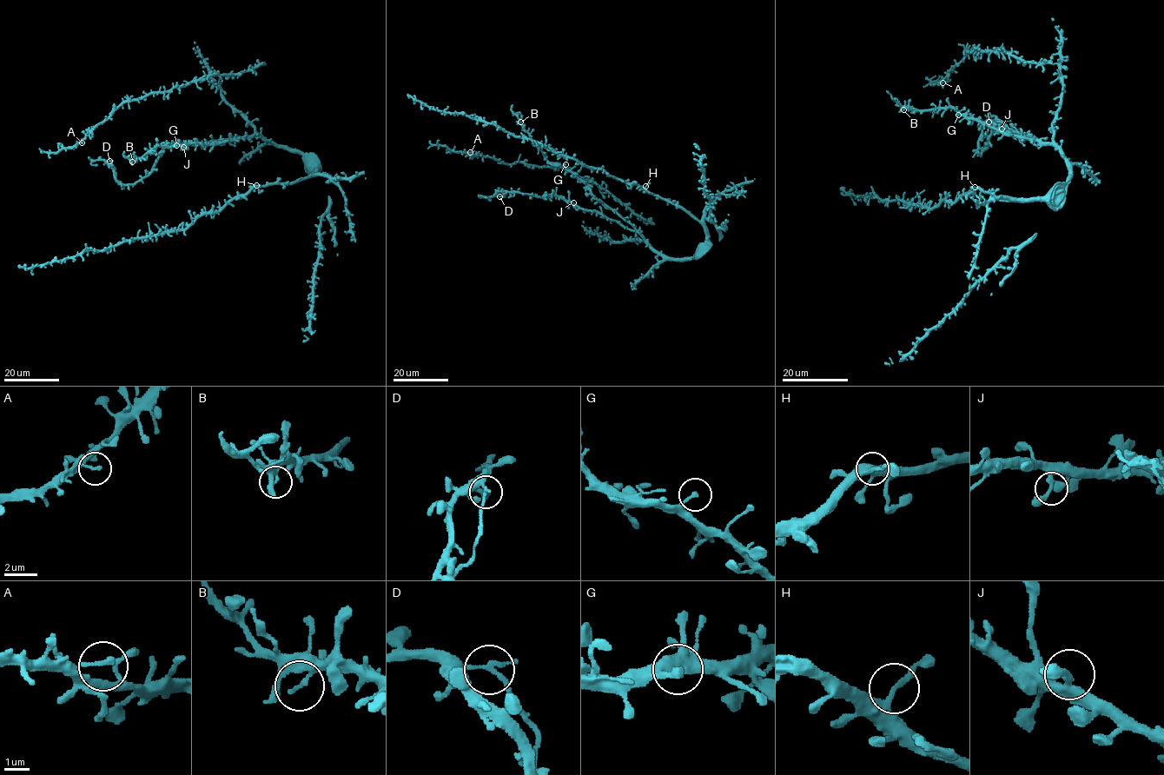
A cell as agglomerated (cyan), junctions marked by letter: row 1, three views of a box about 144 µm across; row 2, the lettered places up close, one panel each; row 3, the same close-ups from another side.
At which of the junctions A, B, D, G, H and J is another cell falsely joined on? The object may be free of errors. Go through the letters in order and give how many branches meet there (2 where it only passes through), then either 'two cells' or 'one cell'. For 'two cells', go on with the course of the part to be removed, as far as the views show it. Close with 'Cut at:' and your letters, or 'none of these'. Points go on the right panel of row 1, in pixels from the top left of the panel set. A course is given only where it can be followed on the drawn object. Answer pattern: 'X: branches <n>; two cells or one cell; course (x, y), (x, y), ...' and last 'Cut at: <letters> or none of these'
A: branches 1; one cell
B: branches 1; one cell
D: branches 2; two cells; course (989, 122), (987, 135), (982, 141)
G: branches 1; one cell
H: branches 2; one cell
J: branches 2; one cell
Cut at: D

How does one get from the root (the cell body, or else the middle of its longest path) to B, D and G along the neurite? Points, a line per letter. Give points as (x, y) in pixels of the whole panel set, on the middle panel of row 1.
B: (690, 258), (666, 258), (658, 255), (631, 224), (602, 203), (585, 183), (569, 171), (552, 166), (520, 122)
D: (690, 258), (662, 257), (637, 232), (556, 196), (537, 197), (505, 190), (505, 196), (499, 196)
G: (690, 258), (666, 258), (658, 255), (631, 224), (602, 203), (585, 183), (565, 168), (565, 164)

